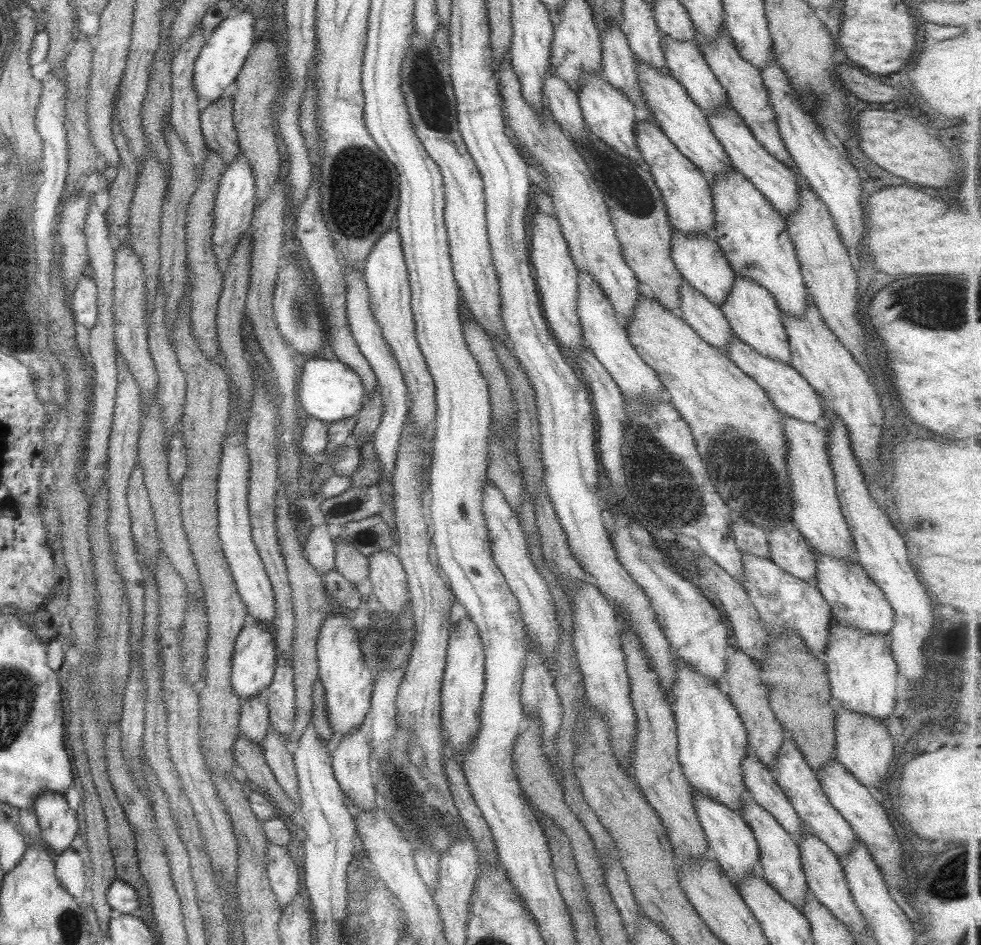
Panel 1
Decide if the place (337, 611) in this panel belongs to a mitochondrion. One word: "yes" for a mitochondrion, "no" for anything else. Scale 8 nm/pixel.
no

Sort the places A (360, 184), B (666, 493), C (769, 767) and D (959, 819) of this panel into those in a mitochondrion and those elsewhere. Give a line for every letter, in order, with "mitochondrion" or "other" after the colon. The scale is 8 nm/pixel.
A: mitochondrion
B: mitochondrion
C: other
D: other

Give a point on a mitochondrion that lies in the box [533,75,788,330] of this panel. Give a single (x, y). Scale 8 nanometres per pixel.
(629, 190)

